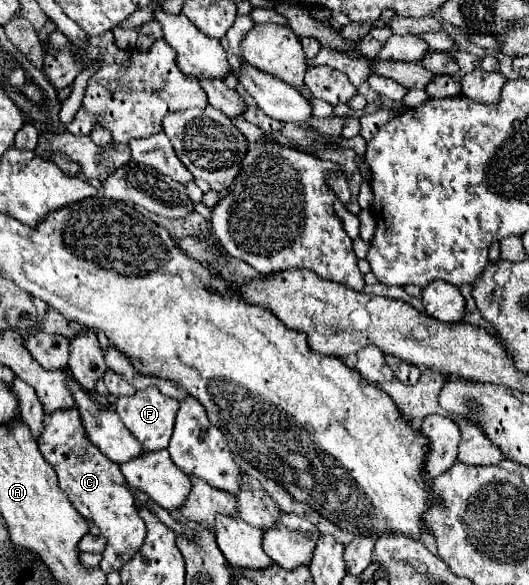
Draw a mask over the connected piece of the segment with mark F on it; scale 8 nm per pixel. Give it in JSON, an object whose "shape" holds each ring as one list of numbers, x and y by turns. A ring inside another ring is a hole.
{"shape":[[157,388,139,390,137,394,133,394,129,398,117,398,115,400,115,410,119,412,121,422,143,444,143,448,147,452,151,452,151,450,163,450,163,448,169,446,169,440,171,440,171,434,173,434,173,422,175,422,177,408,179,408,179,402,173,400,173,398,163,396]]}

